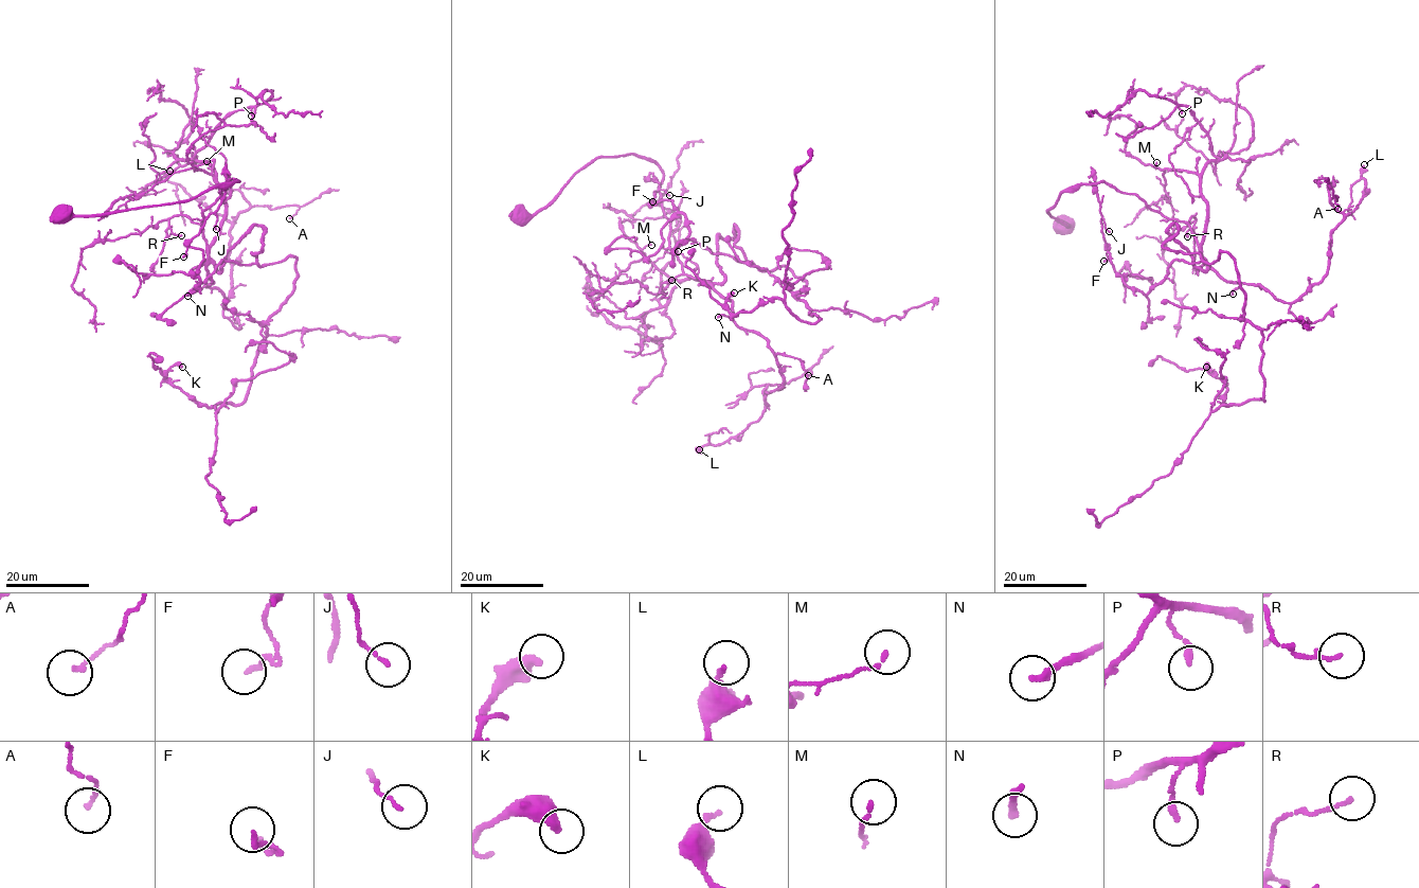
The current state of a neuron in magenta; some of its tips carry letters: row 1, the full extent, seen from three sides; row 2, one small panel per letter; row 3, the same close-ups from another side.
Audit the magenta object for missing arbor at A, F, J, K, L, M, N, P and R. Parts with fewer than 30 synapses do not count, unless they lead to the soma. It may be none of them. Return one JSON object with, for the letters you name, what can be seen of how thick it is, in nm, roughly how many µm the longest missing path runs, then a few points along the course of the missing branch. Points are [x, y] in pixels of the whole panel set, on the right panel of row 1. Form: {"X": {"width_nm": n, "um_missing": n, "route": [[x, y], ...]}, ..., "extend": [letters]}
{"extend": []}

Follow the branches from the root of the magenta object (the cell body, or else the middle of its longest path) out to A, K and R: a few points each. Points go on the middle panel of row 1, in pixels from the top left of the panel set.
A: (519, 214), (598, 157), (652, 159), (683, 272), (772, 350), (784, 382), (765, 404), (769, 385), (808, 375)
K: (519, 214), (650, 158), (683, 272), (724, 281), (735, 225), (822, 319), (734, 292)
R: (519, 214), (548, 206), (598, 157), (650, 158), (662, 172), (660, 199), (683, 272), (658, 294), (671, 280)

